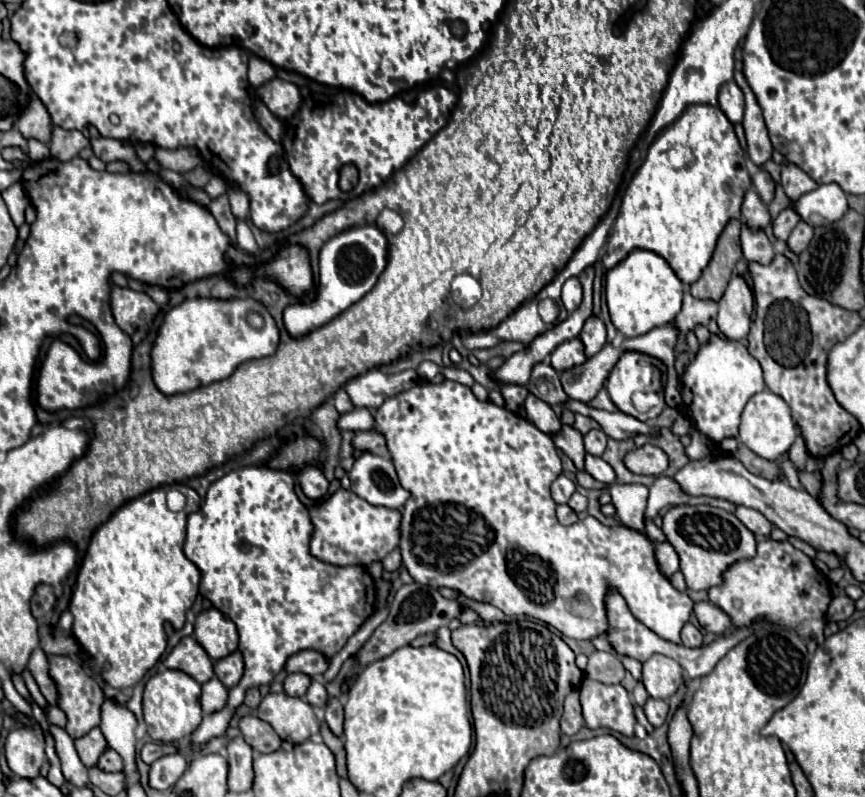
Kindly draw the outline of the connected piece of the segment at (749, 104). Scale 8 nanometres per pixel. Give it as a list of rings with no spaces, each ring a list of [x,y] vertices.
[[[735,72],[735,82],[739,84],[739,88],[745,94],[745,118],[743,118],[743,128],[745,128],[745,136],[747,136],[747,152],[749,158],[761,166],[763,162],[767,162],[771,158],[771,142],[769,142],[769,134],[763,122],[763,114],[761,108],[757,104],[755,94],[751,92],[743,72]]]

